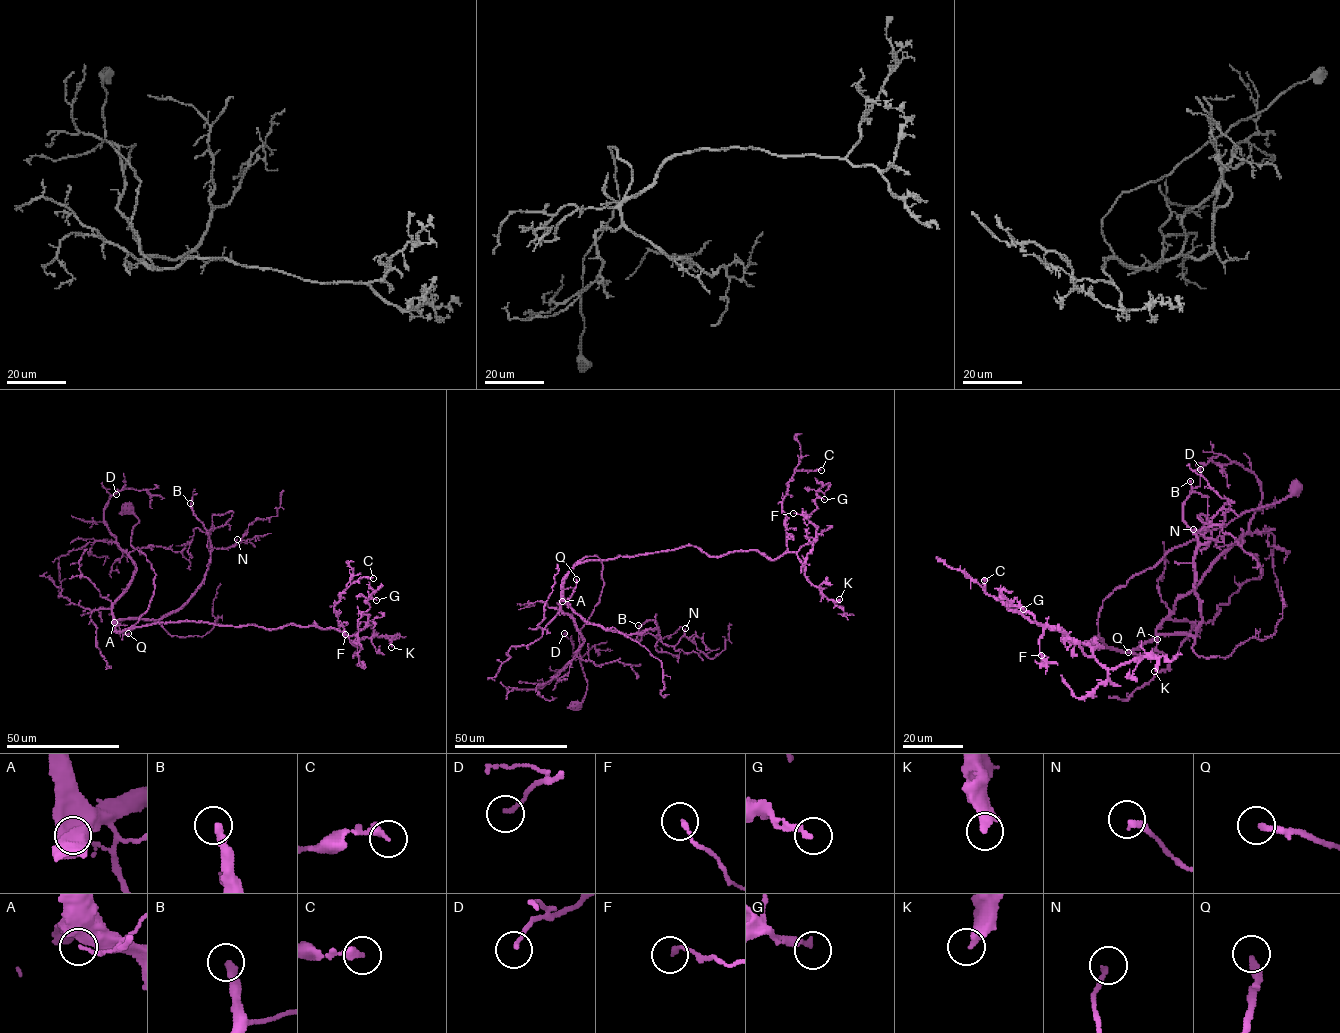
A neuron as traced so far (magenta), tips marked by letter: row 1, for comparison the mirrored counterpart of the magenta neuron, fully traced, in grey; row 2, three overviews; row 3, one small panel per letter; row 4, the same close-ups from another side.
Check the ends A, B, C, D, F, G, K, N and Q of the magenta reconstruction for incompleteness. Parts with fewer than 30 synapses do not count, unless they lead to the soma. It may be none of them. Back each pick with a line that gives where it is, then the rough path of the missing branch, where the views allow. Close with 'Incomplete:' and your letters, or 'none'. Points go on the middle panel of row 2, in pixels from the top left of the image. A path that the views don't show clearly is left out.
B: Place: (638, 625). Course of what is missing: (638, 625), (631, 613), (659, 597), (660, 592)
Q: Place: (576, 579). Course of what is missing: (576, 579), (572, 549), (562, 525), (594, 505), (603, 486), (599, 479)
Incomplete: B, Q

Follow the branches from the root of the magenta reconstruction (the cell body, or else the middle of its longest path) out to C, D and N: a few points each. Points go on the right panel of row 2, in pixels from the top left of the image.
C: (1295, 487), (1118, 586), (1098, 616), (1106, 646), (1085, 643), (1102, 648), (1011, 611), (984, 580)
D: (1295, 487), (1118, 586), (1099, 613), (1106, 646), (1153, 638), (1247, 532), (1256, 475), (1224, 455), (1200, 469)
N: (1295, 487), (1118, 586), (1099, 613), (1106, 646), (1196, 633), (1194, 556), (1217, 541), (1193, 529)

